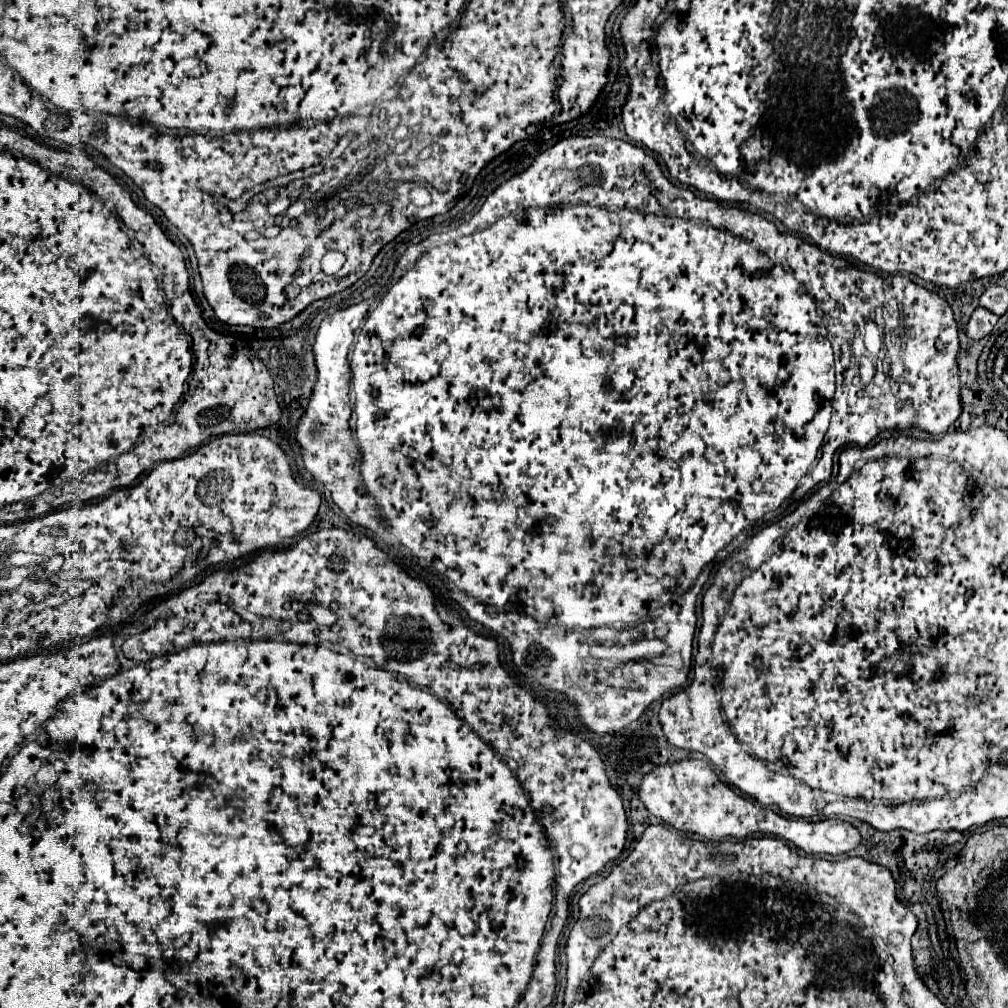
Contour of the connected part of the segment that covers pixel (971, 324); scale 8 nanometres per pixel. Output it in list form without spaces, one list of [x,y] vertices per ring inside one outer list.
[[[976,307],[974,313],[970,315],[970,321],[966,323],[966,335],[970,339],[984,339],[994,329],[996,321],[998,321],[998,315],[994,315],[984,307]]]

